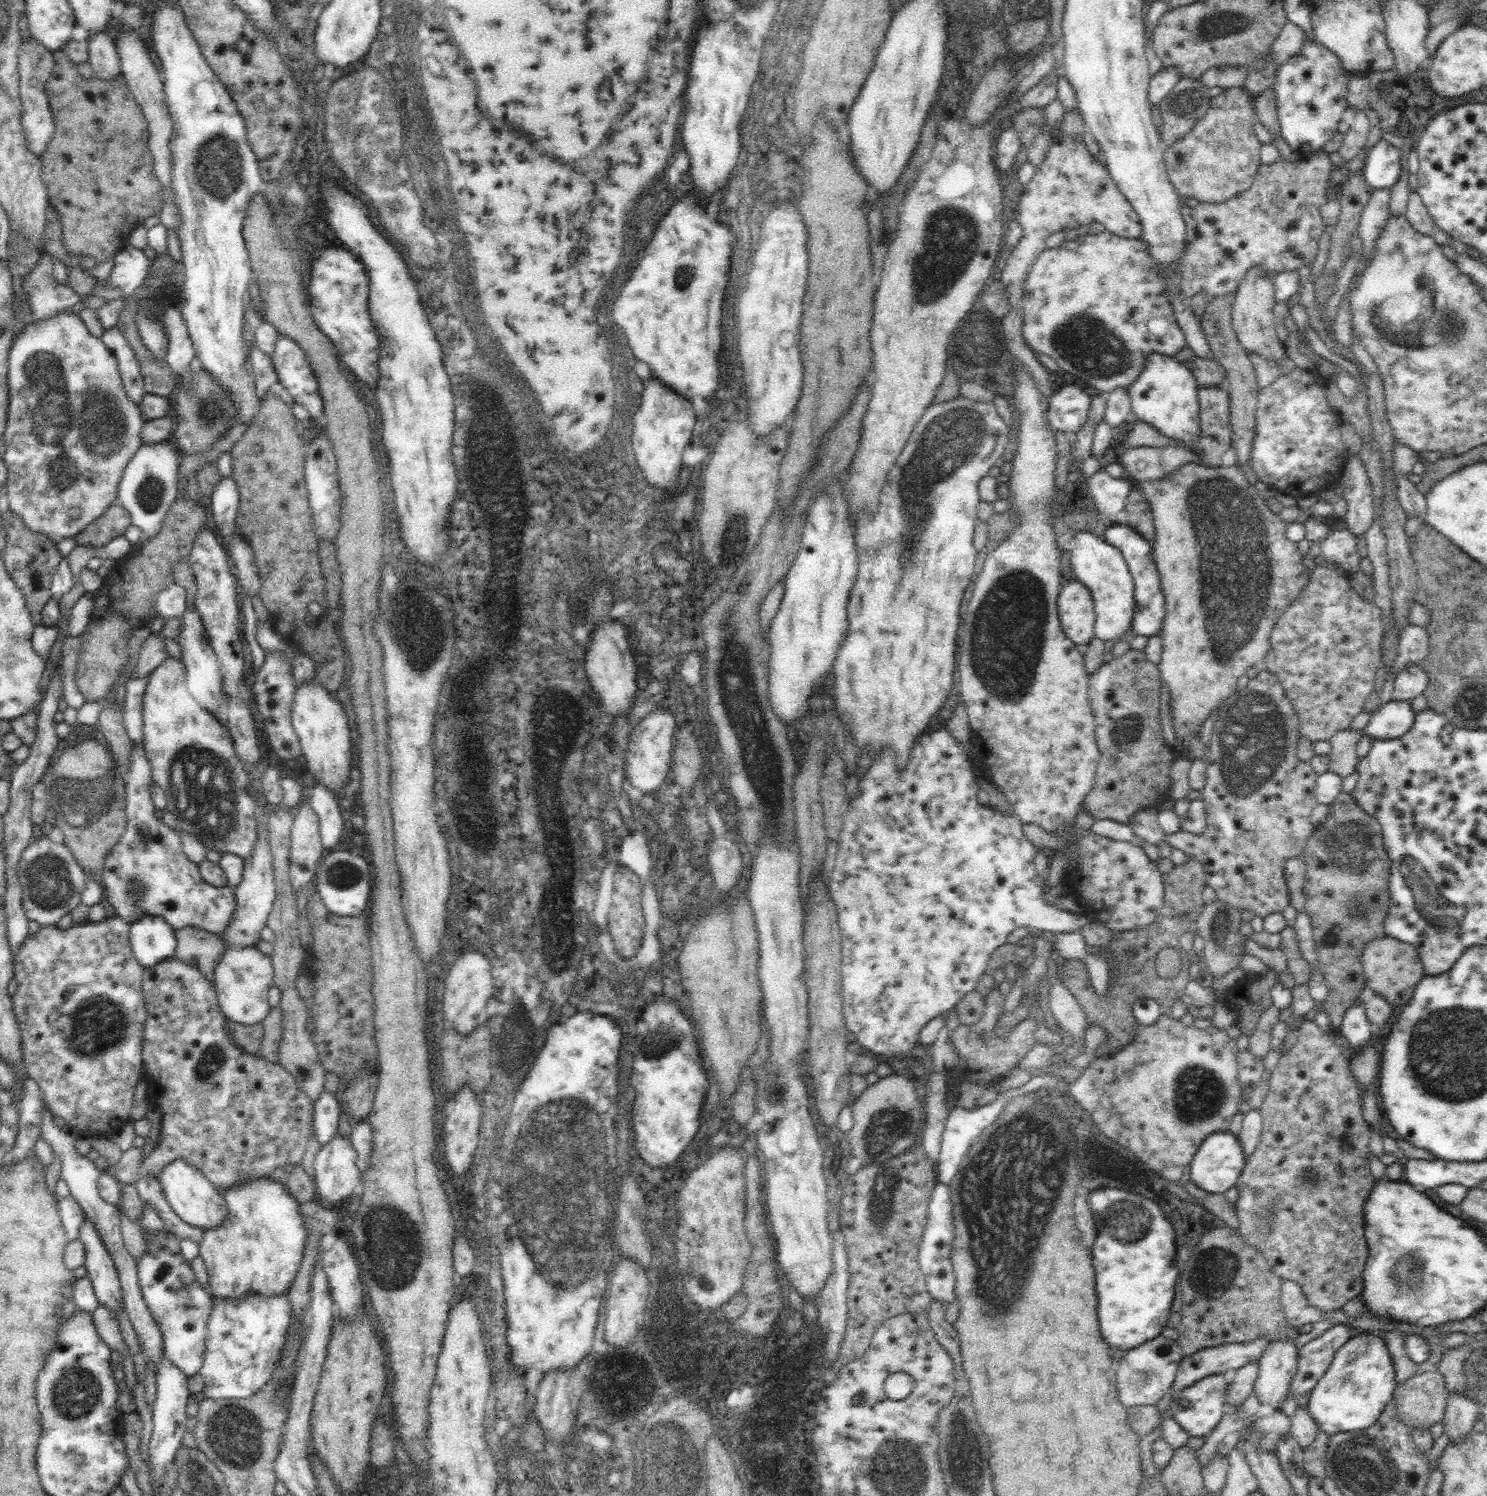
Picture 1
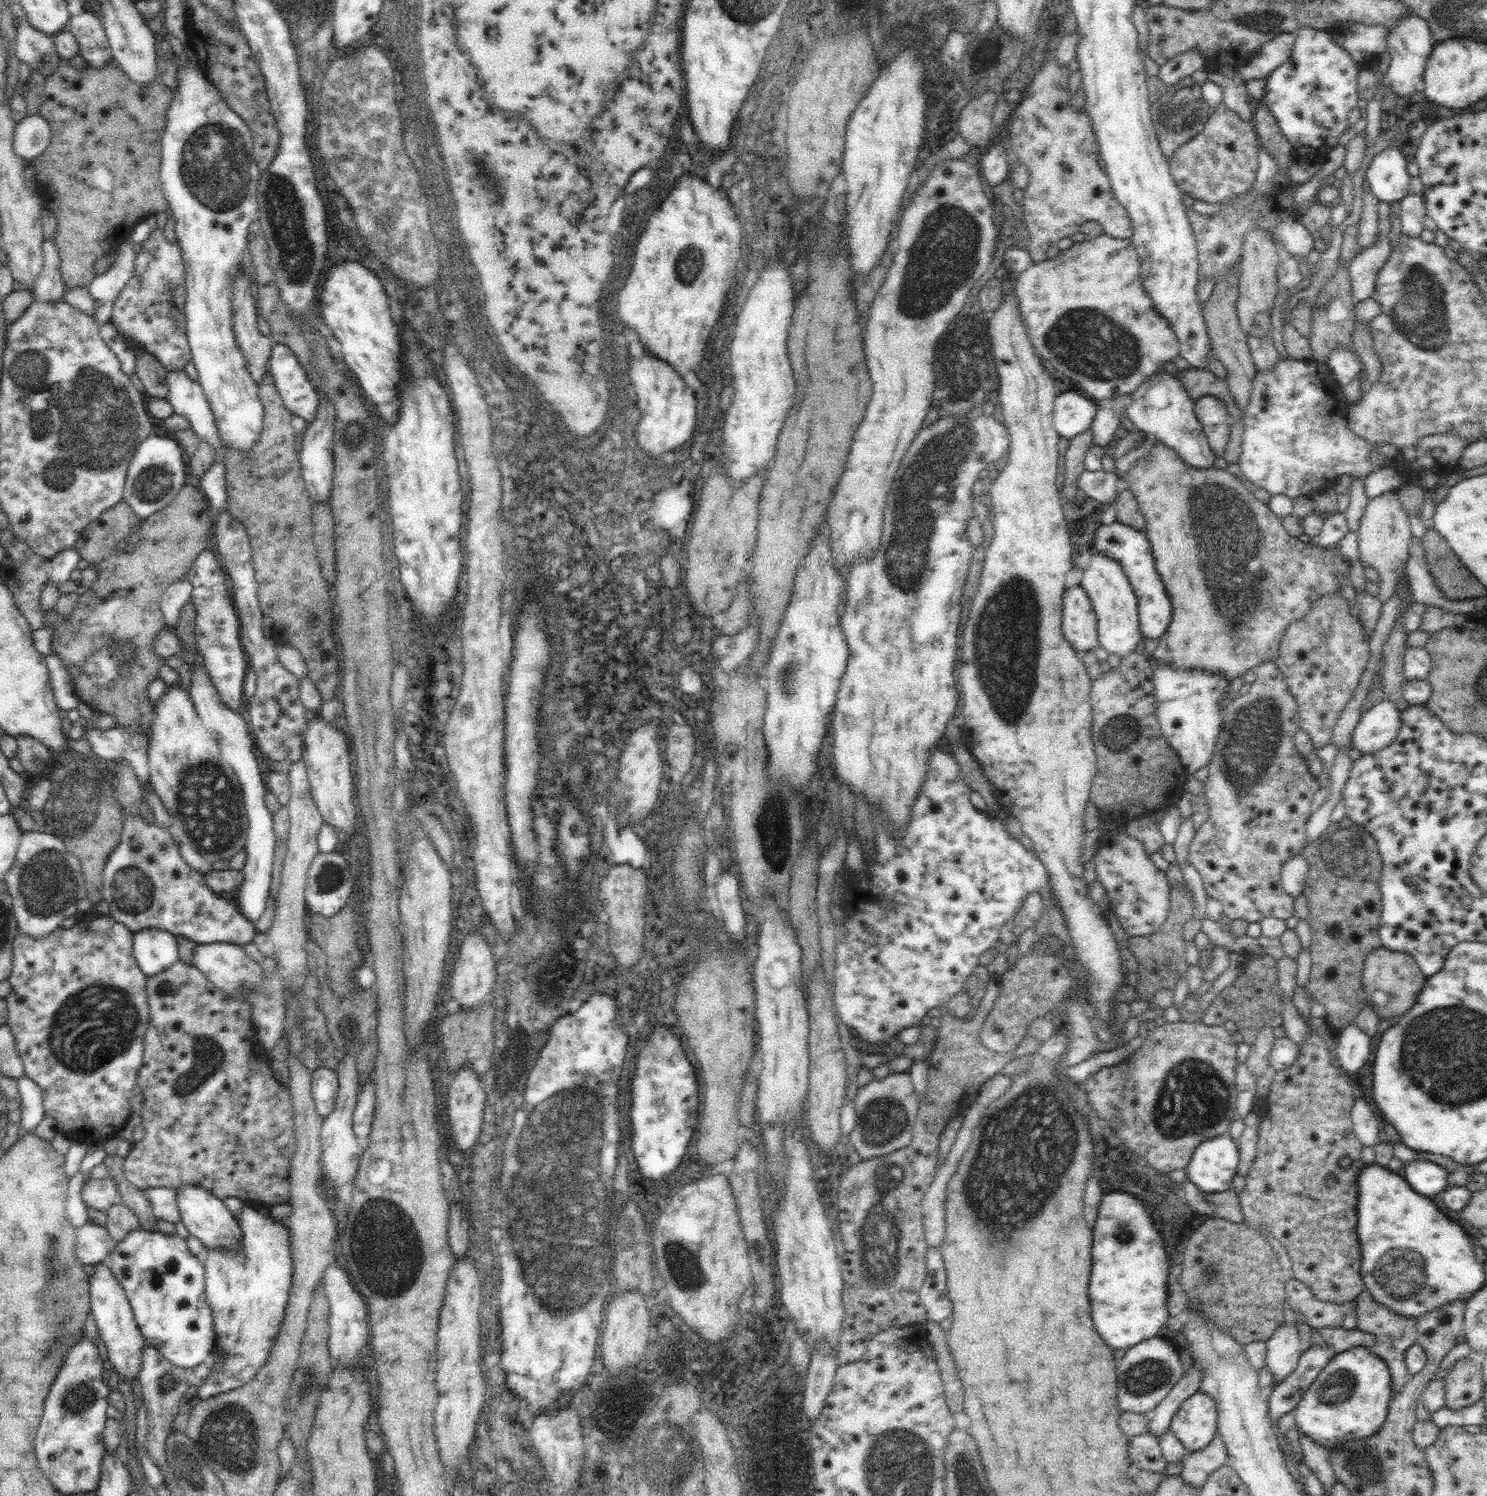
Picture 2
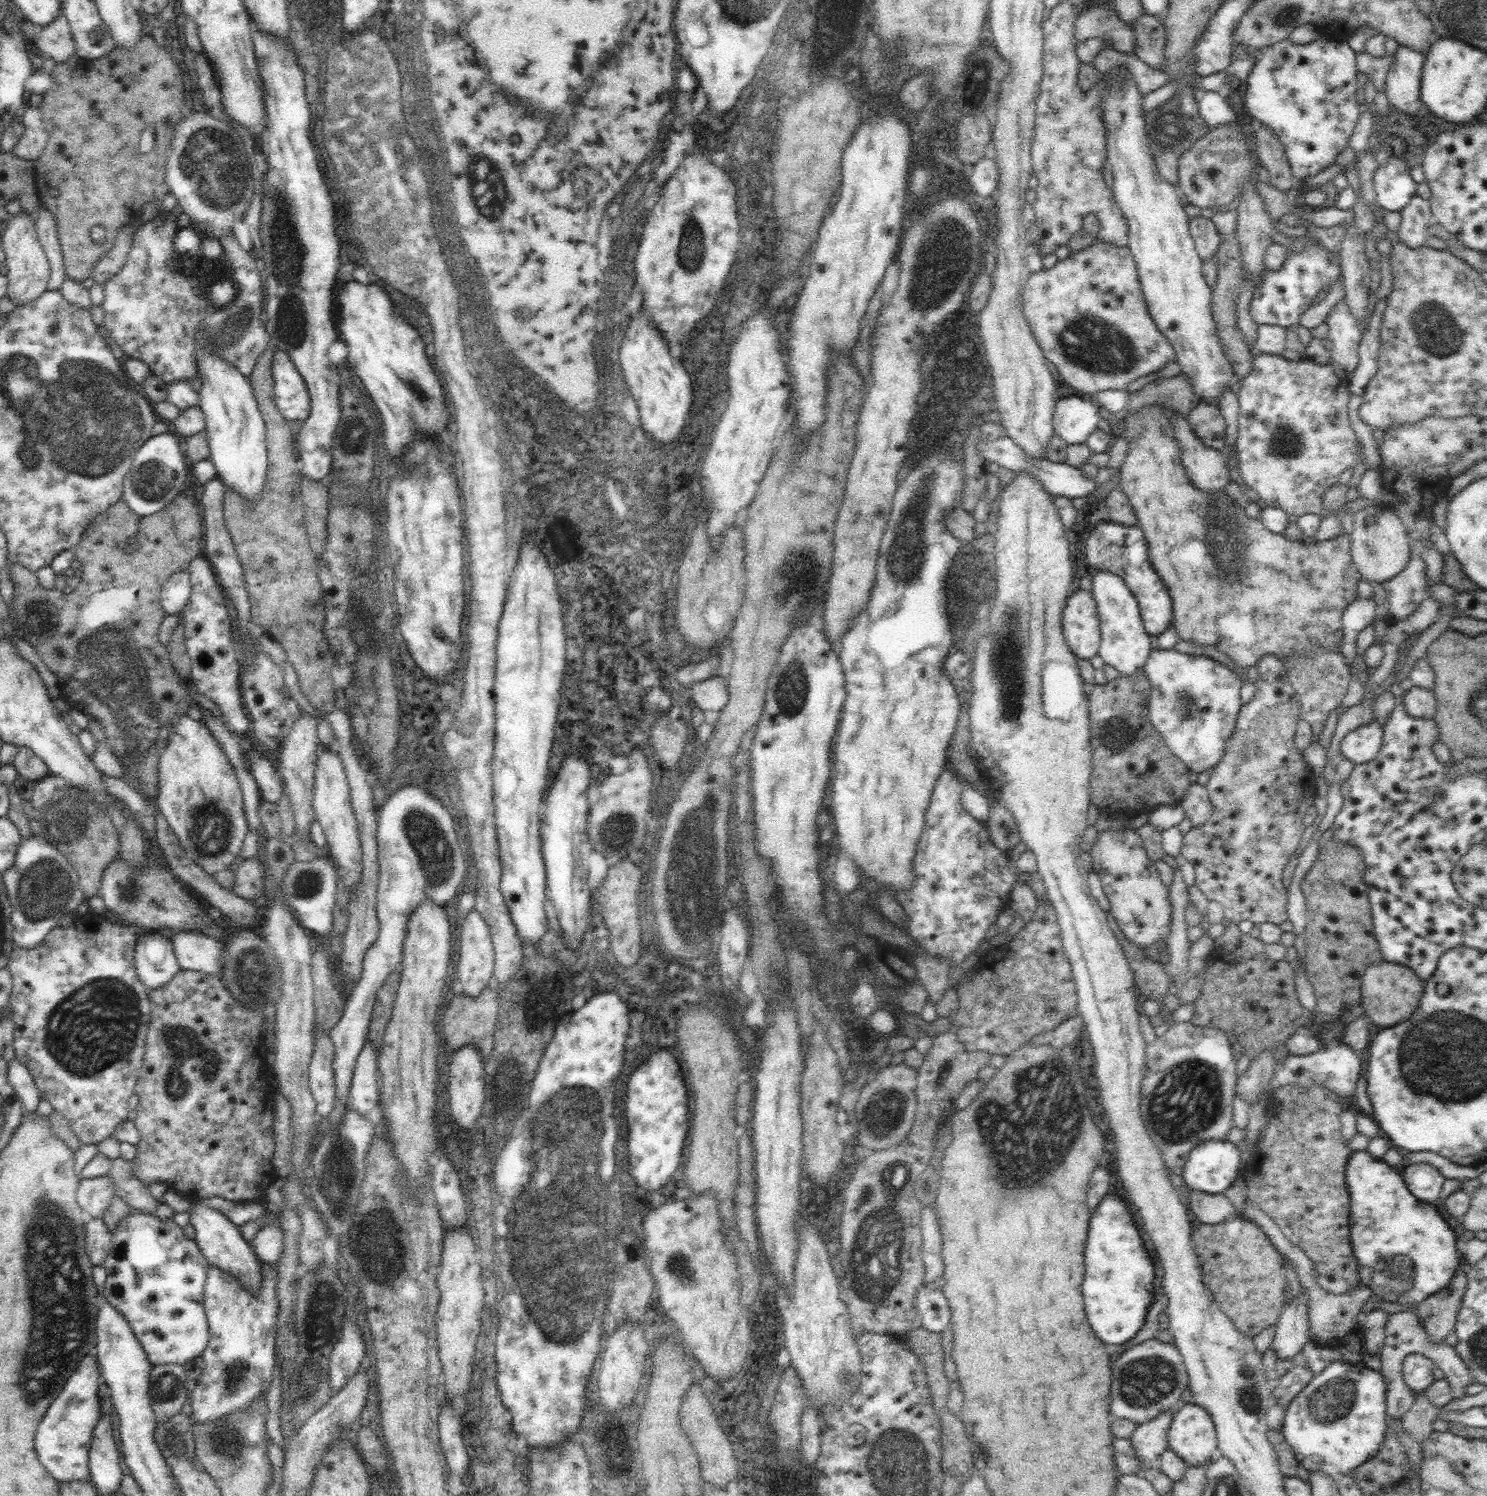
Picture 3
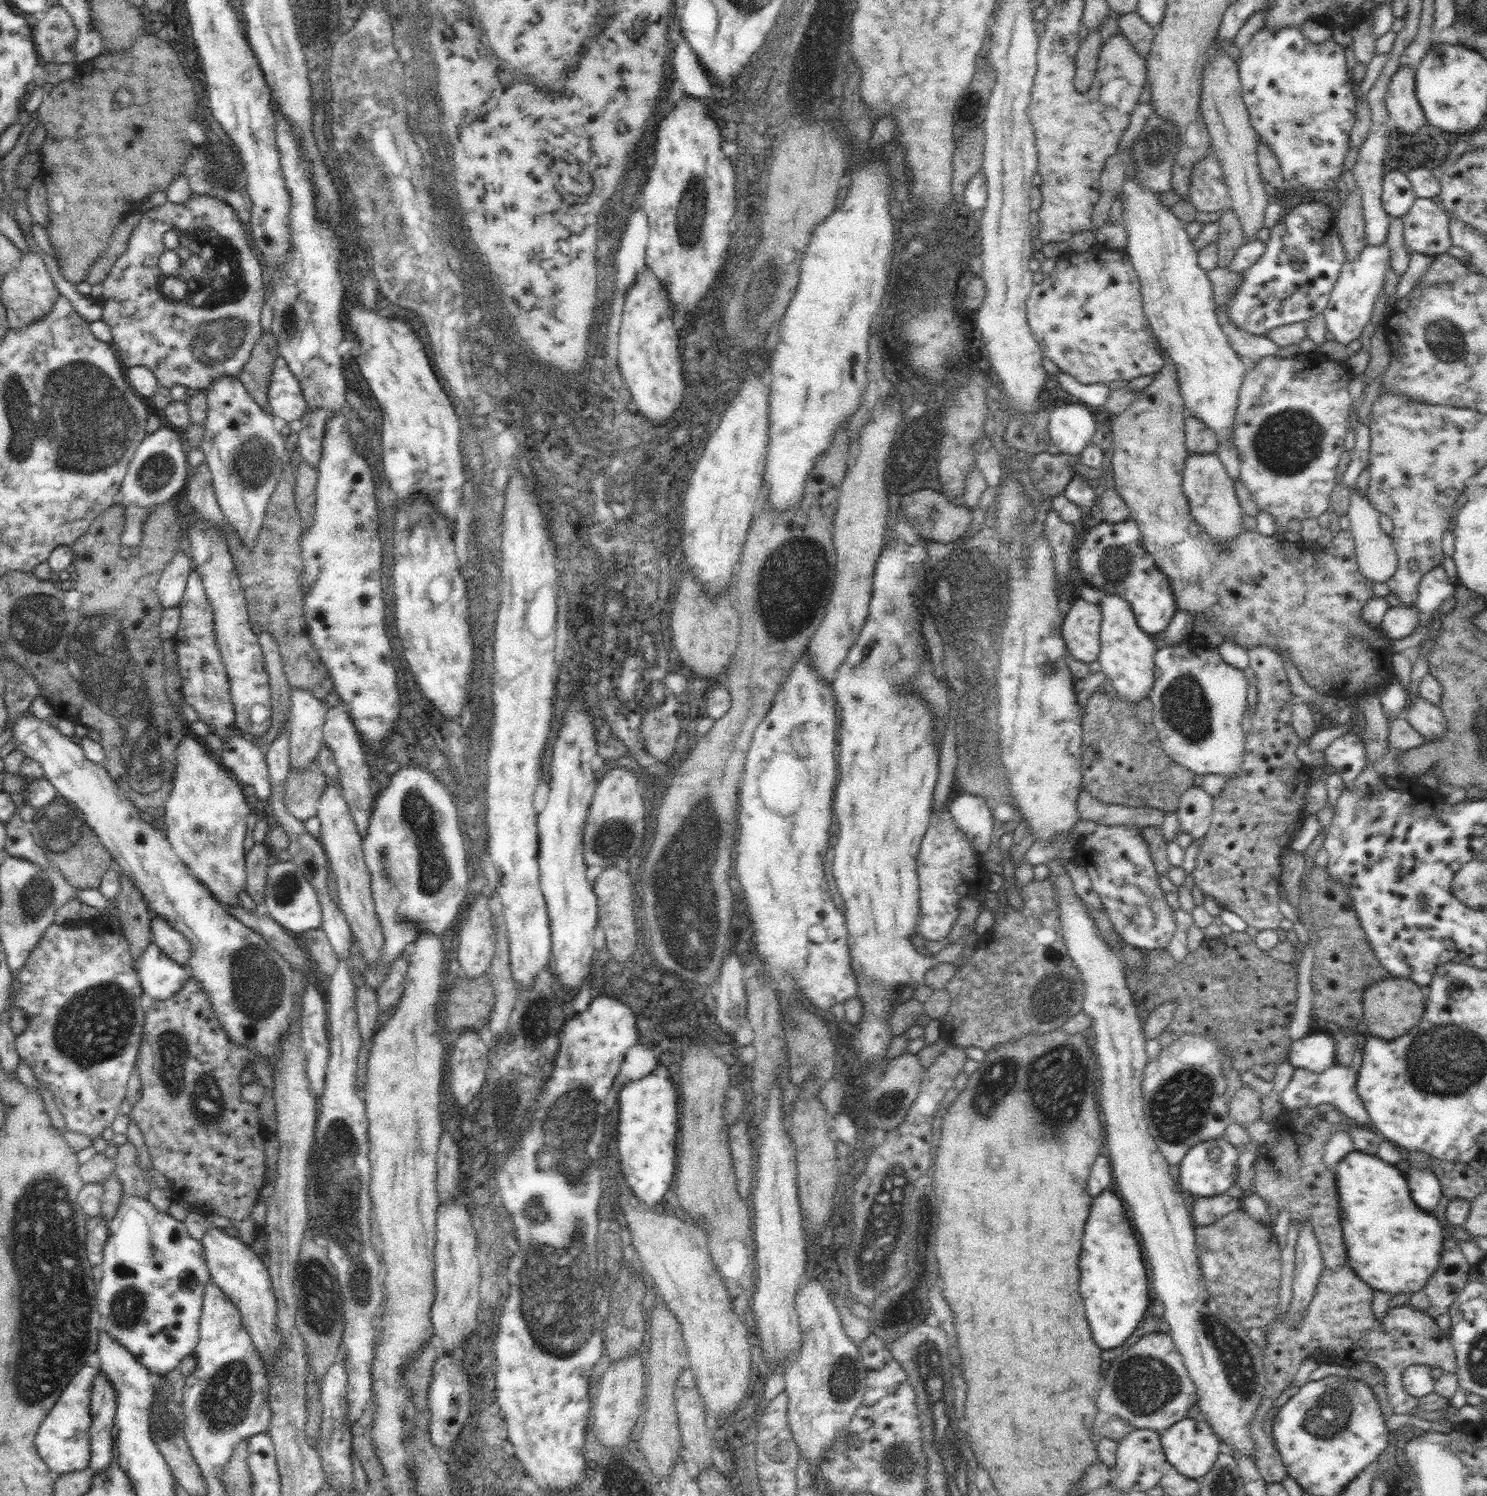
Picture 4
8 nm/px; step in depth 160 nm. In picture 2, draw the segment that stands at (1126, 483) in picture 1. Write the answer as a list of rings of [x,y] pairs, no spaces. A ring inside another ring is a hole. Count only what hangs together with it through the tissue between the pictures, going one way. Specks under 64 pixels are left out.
[[[1085,468],[1080,473],[1077,487],[1098,502],[1114,505],[1118,496],[1118,490],[1116,489],[1118,478],[1115,471],[1106,472],[1103,468],[1092,471]]]

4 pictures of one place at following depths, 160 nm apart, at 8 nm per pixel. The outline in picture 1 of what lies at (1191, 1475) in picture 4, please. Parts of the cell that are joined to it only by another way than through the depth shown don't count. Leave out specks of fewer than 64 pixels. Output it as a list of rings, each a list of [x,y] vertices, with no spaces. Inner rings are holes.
[[[1211,1374],[1194,1382],[1179,1393],[1173,1393],[1169,1408],[1170,1416],[1189,1434],[1189,1436],[1207,1437],[1216,1428],[1223,1414],[1227,1411],[1225,1396],[1230,1386],[1230,1374]]]

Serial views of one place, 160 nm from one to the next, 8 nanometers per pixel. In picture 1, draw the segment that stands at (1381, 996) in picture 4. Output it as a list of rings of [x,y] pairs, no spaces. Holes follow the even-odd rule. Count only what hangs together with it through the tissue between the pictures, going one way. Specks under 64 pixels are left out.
[[[1384,935],[1371,940],[1363,952],[1363,971],[1365,986],[1370,987],[1393,1007],[1404,1006],[1412,999],[1416,985],[1425,977],[1426,972],[1416,949],[1408,942]]]

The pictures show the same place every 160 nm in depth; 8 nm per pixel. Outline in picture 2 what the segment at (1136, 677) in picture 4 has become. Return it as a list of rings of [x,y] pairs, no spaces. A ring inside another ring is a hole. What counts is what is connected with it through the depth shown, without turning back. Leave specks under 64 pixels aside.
[[[1093,545],[1090,551],[1090,567],[1084,570],[1080,585],[1087,592],[1097,616],[1099,646],[1108,654],[1118,654],[1124,658],[1139,650],[1136,646],[1143,637],[1139,625],[1138,601],[1121,564],[1102,554]]]

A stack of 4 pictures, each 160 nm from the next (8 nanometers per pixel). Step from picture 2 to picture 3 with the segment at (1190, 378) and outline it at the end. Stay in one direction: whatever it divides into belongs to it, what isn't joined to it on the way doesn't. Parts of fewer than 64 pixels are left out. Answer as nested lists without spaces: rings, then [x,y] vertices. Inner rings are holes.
[[[1181,373],[1168,379],[1160,377],[1146,384],[1142,390],[1130,393],[1127,410],[1133,414],[1152,406],[1165,405],[1187,417],[1199,402],[1199,397],[1192,389],[1192,381]]]

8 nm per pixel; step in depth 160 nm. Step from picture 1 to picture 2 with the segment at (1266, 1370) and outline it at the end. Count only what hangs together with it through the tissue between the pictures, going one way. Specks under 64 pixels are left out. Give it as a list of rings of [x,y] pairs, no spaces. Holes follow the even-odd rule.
[[[1286,1321],[1265,1342],[1267,1354],[1265,1366],[1274,1375],[1274,1384],[1278,1384],[1296,1368],[1300,1356],[1303,1355],[1300,1343],[1298,1328]]]

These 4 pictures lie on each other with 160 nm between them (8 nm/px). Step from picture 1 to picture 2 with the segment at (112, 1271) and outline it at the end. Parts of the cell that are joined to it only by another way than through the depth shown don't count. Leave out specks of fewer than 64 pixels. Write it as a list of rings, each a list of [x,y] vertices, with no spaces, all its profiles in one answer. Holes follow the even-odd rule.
[[[102,1263],[94,1265],[95,1273],[90,1276],[91,1316],[95,1320],[97,1332],[104,1341],[107,1359],[114,1368],[114,1372],[128,1384],[139,1376],[142,1368],[145,1339],[140,1333],[131,1304],[124,1289],[117,1283],[110,1271],[110,1266]]]

